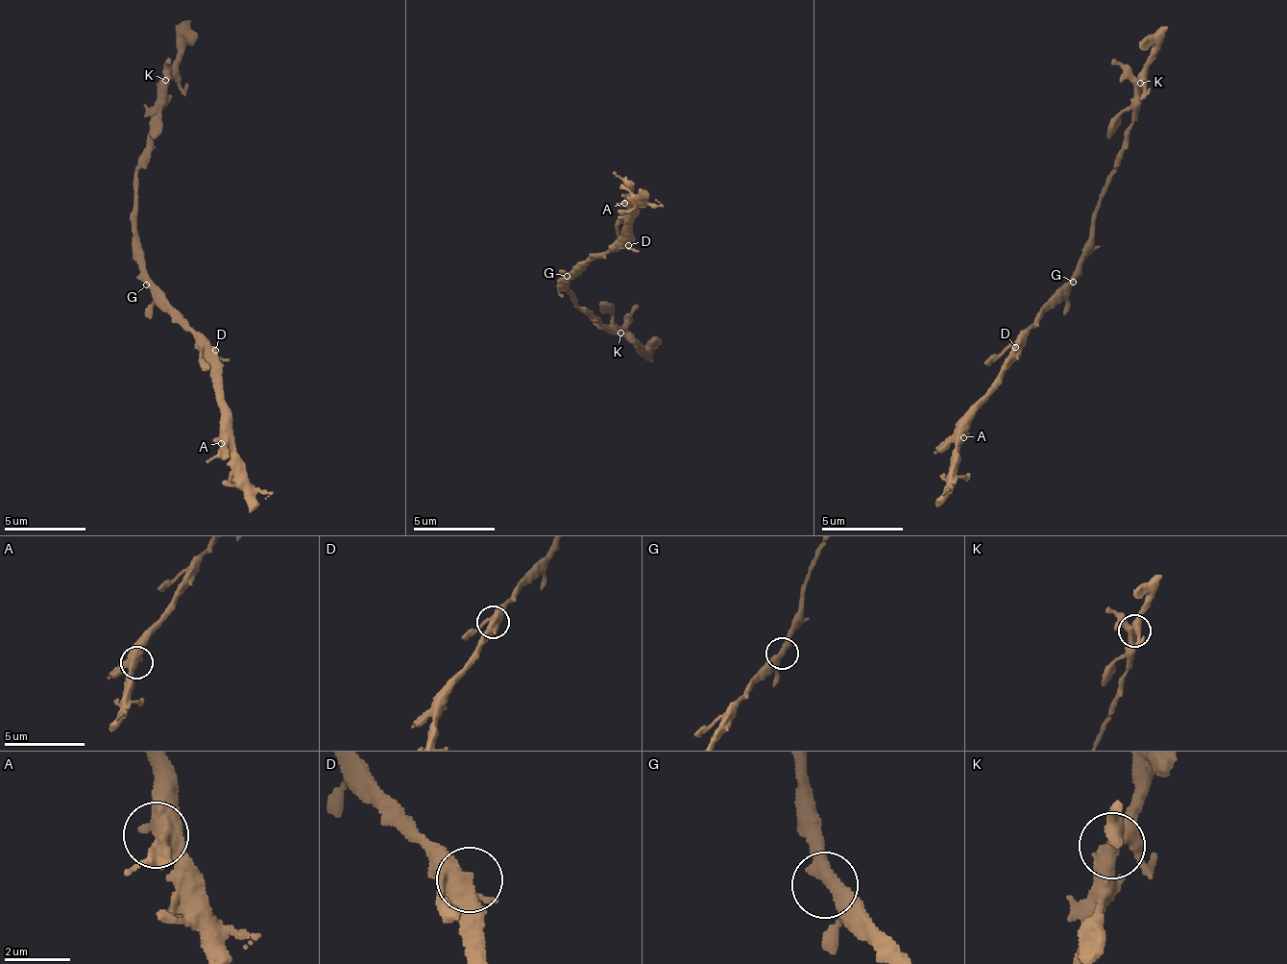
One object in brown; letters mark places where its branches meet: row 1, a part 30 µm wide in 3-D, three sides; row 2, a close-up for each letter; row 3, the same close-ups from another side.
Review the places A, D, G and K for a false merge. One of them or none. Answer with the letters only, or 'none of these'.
K

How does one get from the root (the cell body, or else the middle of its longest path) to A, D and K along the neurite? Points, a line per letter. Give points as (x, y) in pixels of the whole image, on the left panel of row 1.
A: (151, 281), (196, 341), (202, 354), (225, 417), (221, 443)
D: (151, 281), (157, 284), (172, 307), (176, 307), (215, 350)
K: (151, 281), (134, 226), (135, 172), (158, 117), (159, 85), (164, 81)

